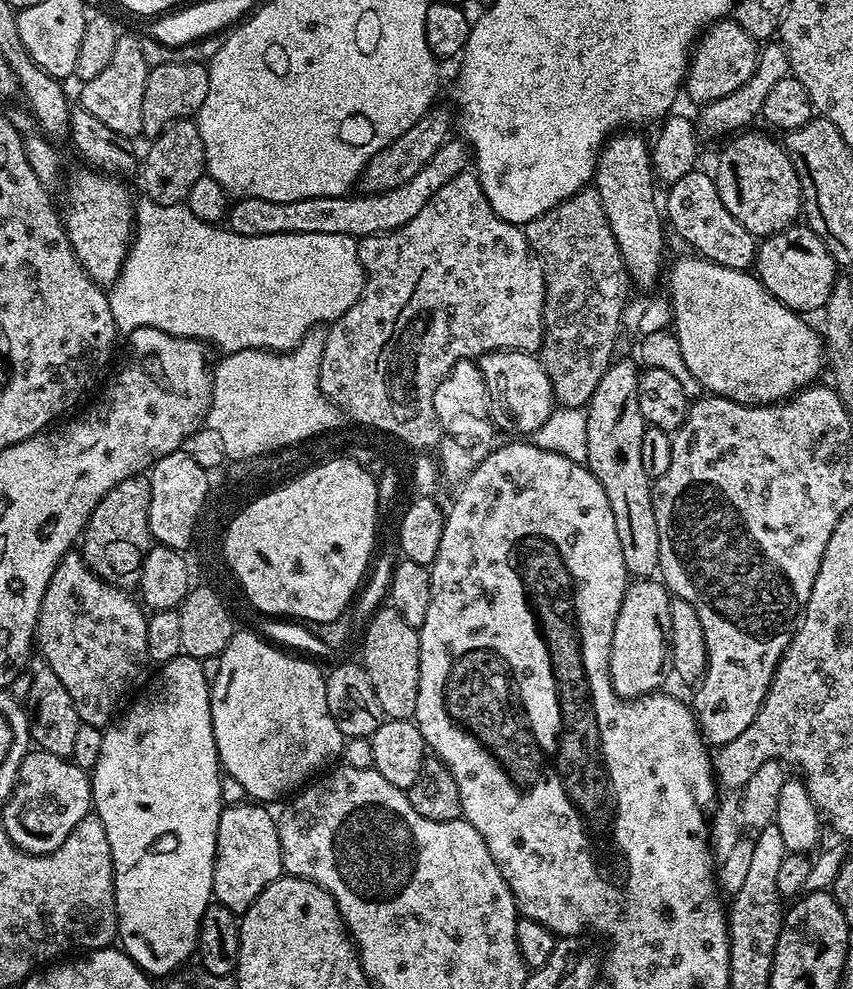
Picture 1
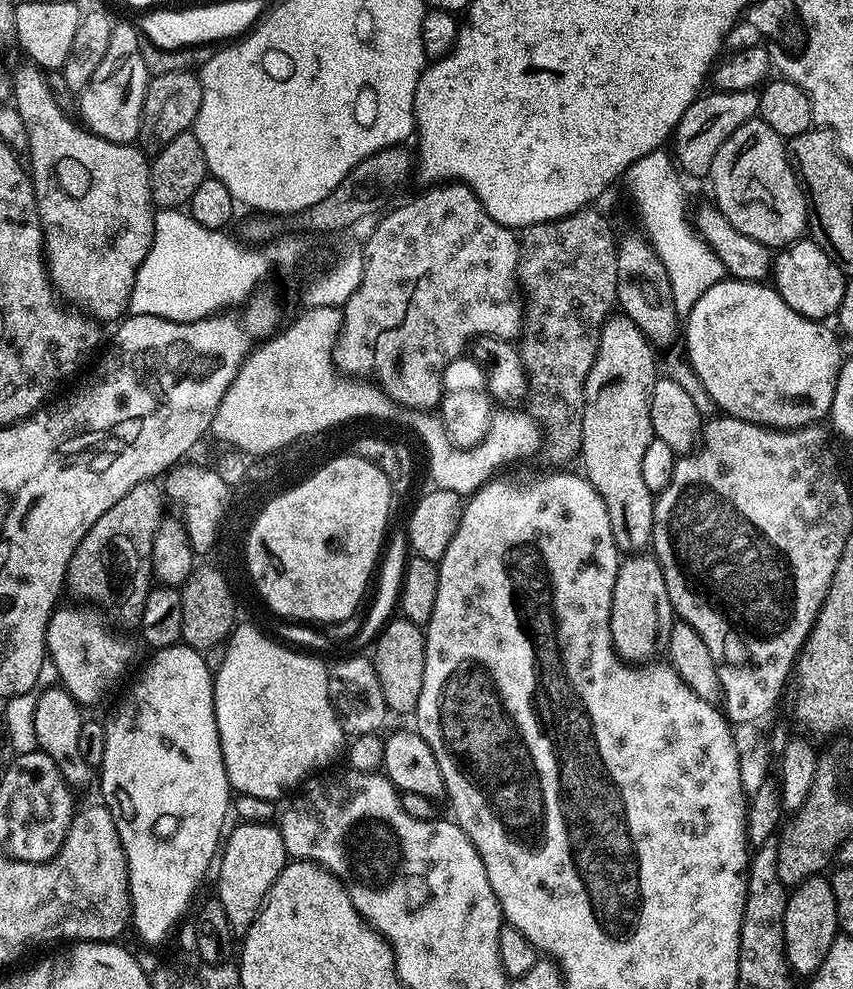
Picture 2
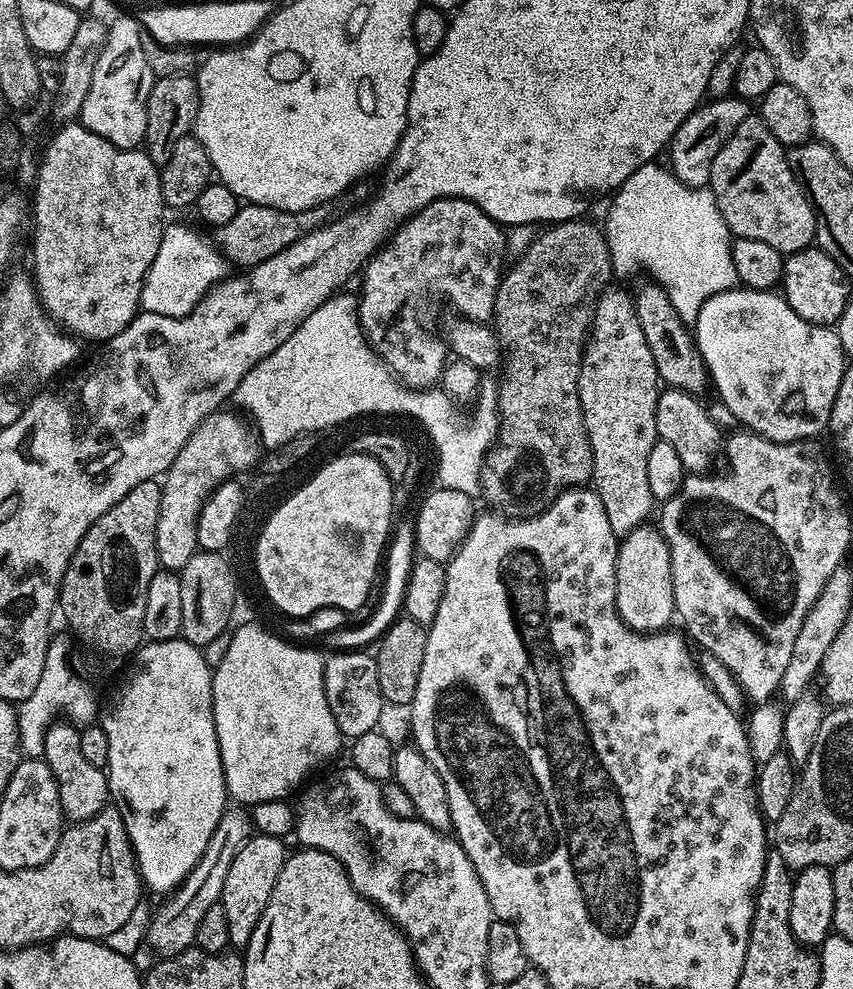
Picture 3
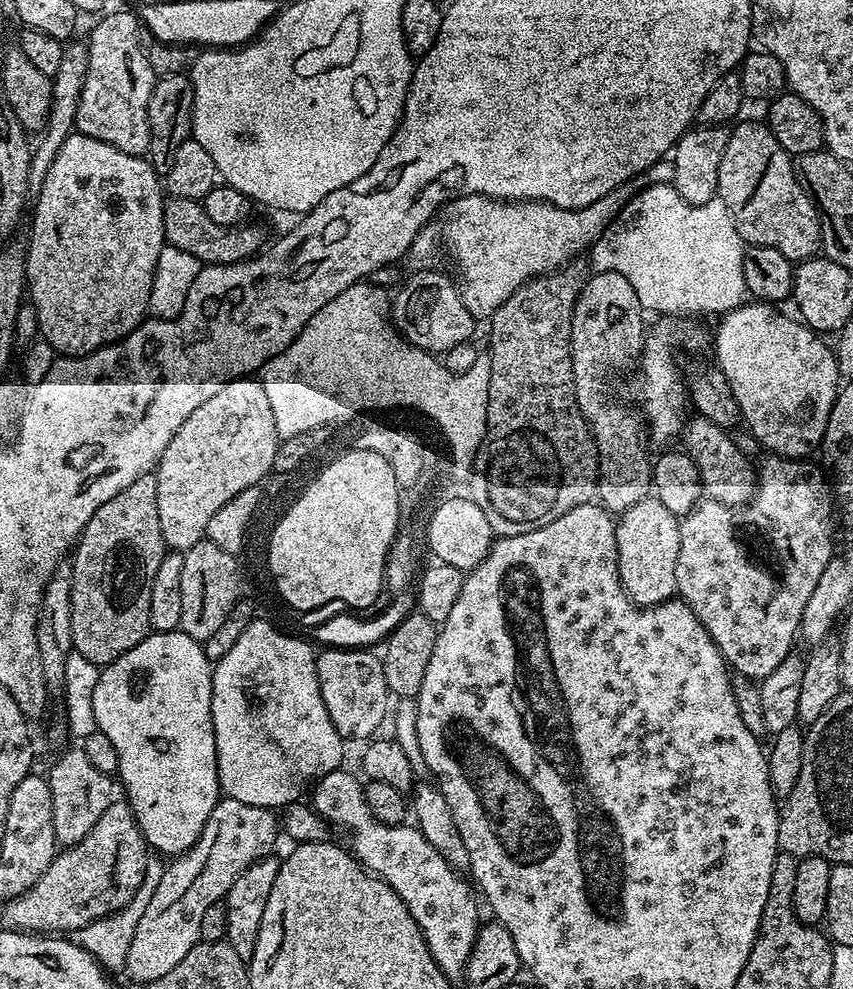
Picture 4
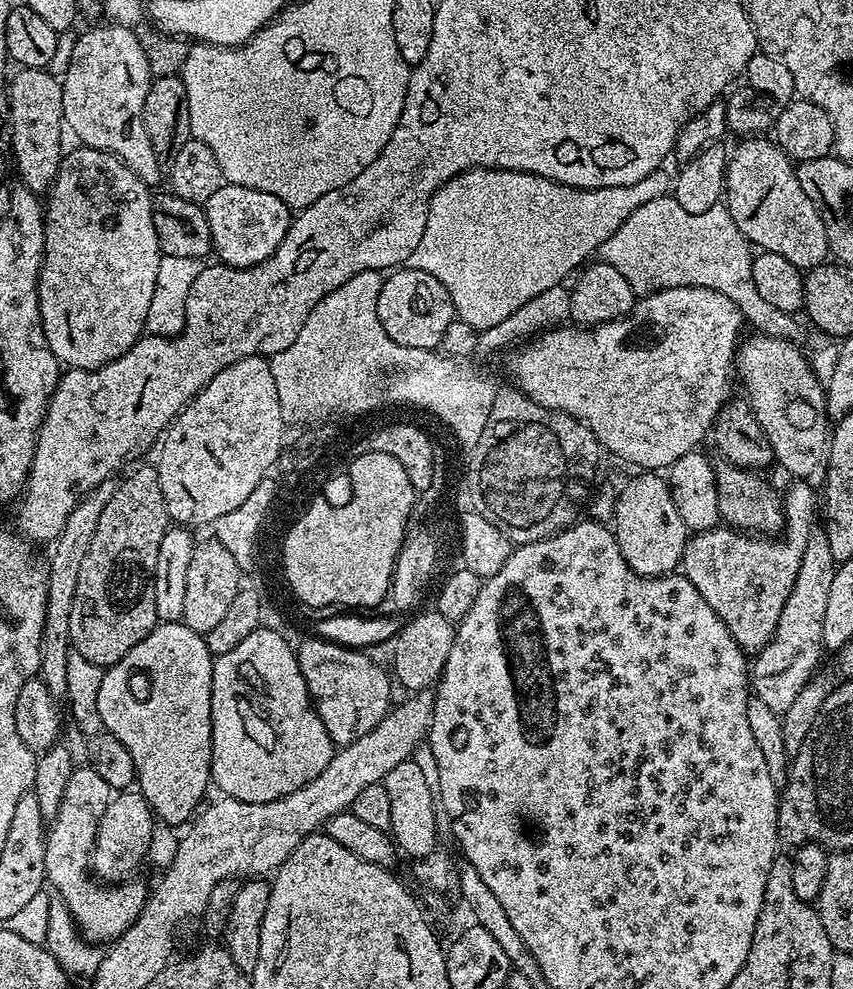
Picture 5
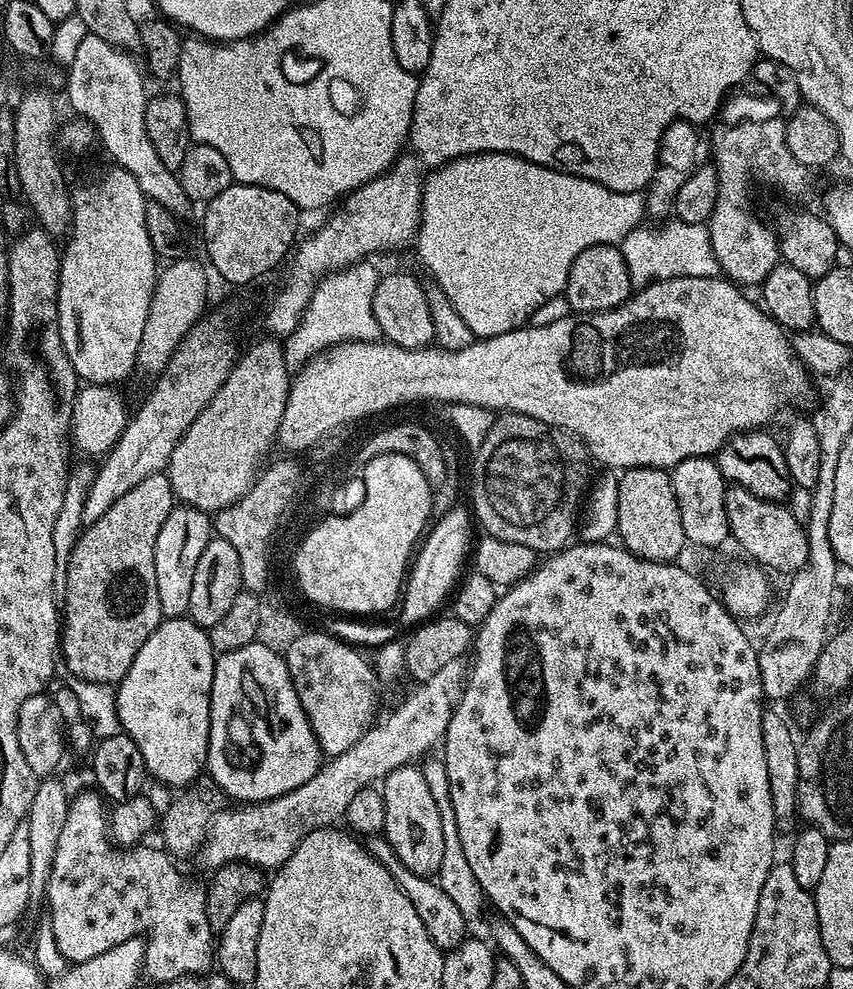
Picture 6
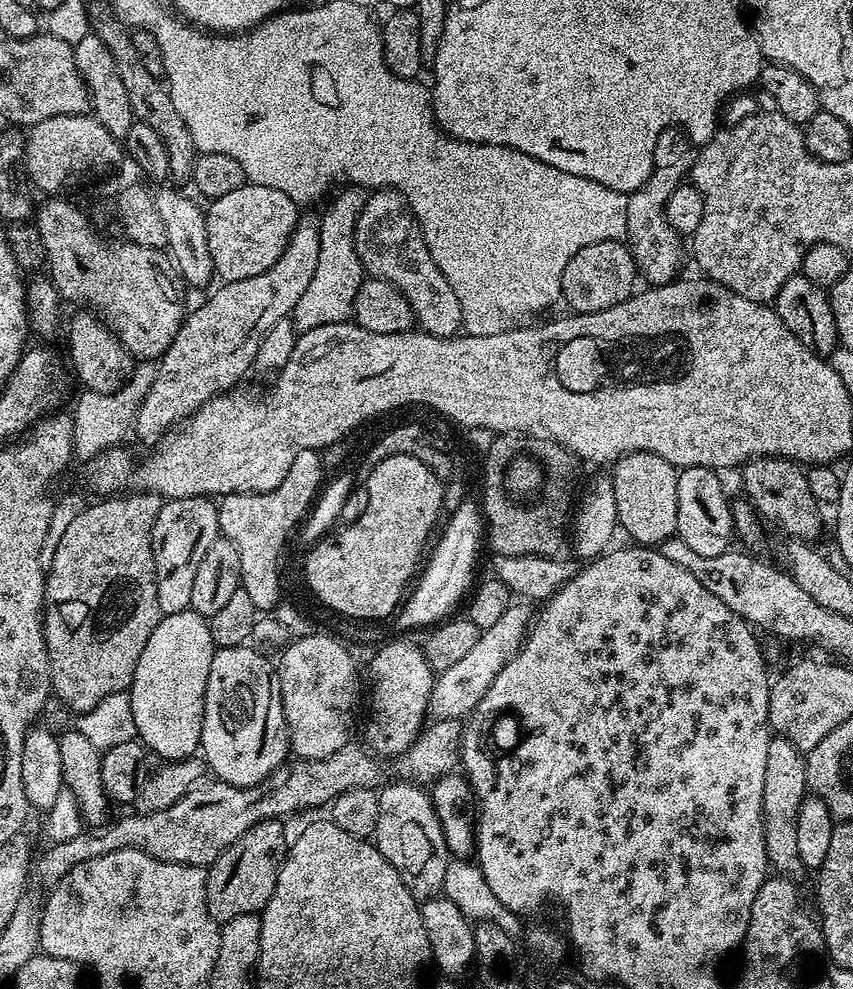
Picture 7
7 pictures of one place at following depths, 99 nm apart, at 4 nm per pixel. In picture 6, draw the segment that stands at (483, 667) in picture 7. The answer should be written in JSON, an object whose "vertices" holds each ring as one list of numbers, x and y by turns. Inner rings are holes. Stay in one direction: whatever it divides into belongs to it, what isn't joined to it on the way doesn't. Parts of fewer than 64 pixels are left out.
{"vertices":[[455,659,453,662,443,665,441,669,433,675,415,685,416,690,412,691,384,721,373,723,350,750,342,754,331,757,317,772,310,782,290,790,273,800,262,800,259,802,248,802,243,806,236,806,233,812,222,810,213,817,213,821,208,830,208,839,202,845,202,857,208,870,221,868,223,864,251,864,253,868,261,870,275,870,280,865,286,863,290,854,314,830,326,828,337,823,345,815,347,806,351,799,363,788,375,785,383,781,388,773,398,770,403,764,410,764,425,757,432,747,439,745,444,739,444,731,450,722,452,712,458,706,463,685,467,677,468,668,463,659]]}

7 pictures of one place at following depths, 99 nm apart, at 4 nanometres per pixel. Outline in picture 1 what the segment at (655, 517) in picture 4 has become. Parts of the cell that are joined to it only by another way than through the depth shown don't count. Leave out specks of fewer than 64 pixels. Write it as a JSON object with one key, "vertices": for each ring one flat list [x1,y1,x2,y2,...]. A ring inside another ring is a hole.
{"vertices":[[656,578,633,579,624,589,614,622,610,674,614,690,626,700,634,700,637,696,646,696,665,687,664,679,670,676,671,604,667,587]]}

